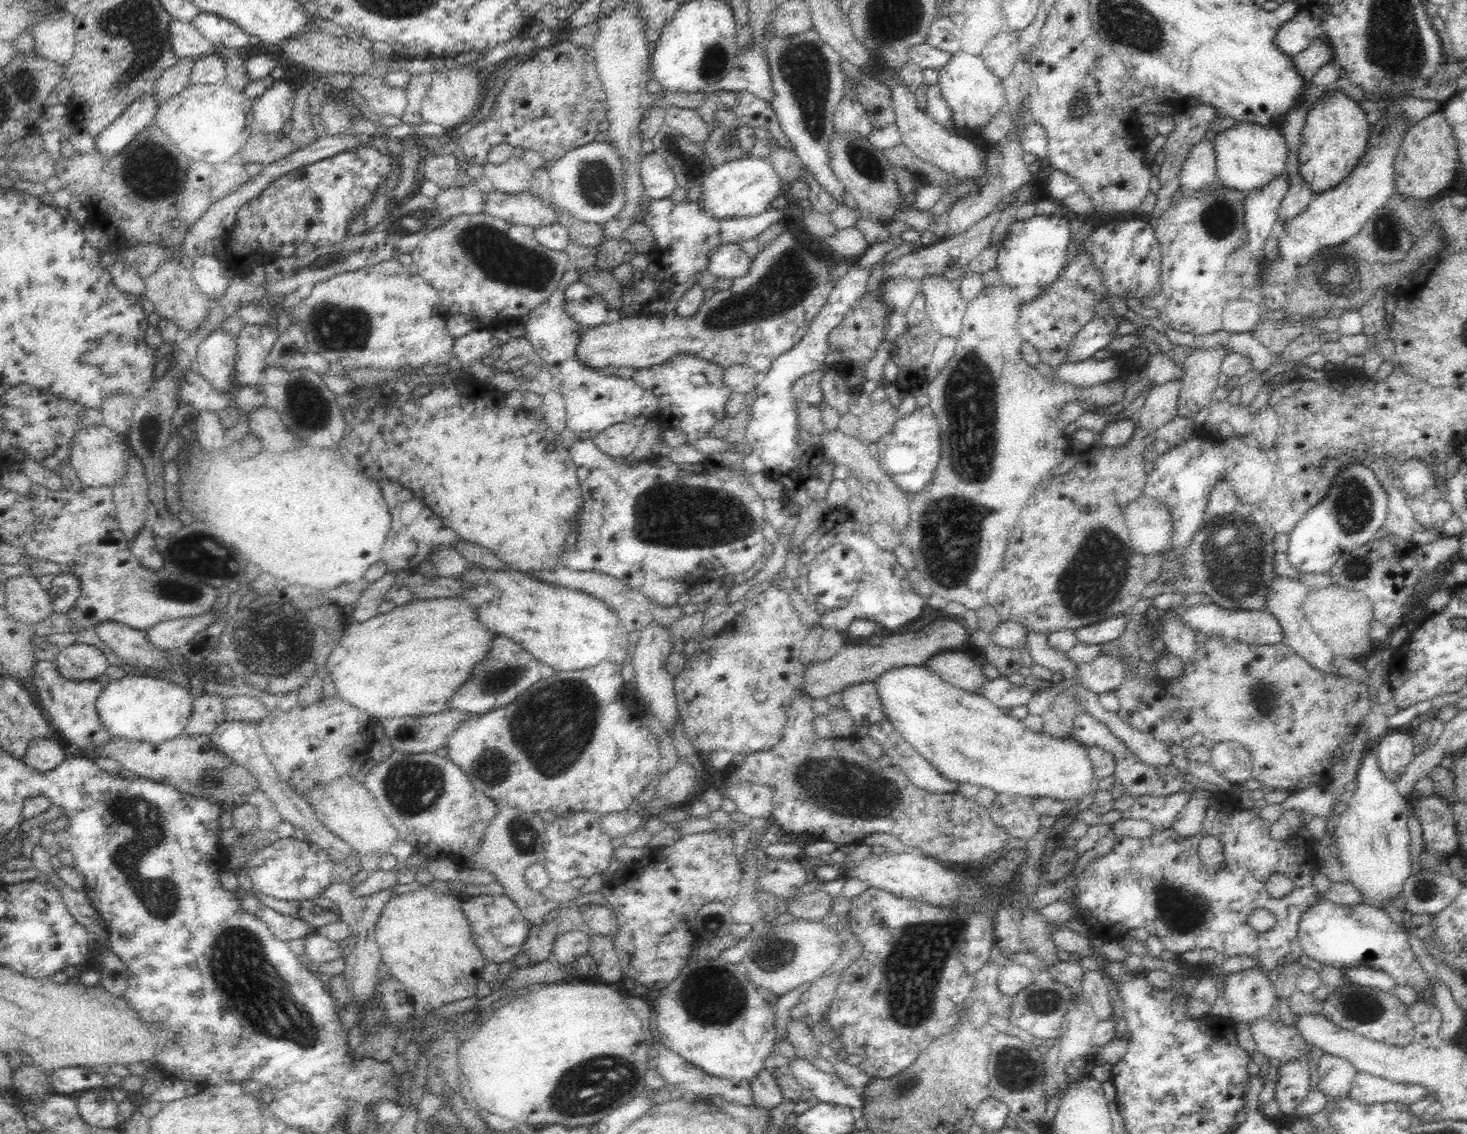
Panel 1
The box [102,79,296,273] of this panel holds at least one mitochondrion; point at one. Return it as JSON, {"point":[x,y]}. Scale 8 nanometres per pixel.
{"point":[165,189]}

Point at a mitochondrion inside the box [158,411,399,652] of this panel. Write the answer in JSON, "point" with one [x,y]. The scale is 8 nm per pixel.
{"point":[201,557]}

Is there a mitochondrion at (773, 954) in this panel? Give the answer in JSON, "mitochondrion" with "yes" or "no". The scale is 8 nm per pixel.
{"mitochondrion":"yes"}

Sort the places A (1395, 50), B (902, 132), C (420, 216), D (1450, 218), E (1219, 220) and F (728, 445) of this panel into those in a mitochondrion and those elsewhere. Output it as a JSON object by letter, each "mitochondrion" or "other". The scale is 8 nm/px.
{"A":"mitochondrion","B":"other","C":"mitochondrion","D":"other","E":"mitochondrion","F":"other"}

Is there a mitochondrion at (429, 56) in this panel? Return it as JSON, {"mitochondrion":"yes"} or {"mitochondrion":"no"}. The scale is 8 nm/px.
{"mitochondrion":"no"}

